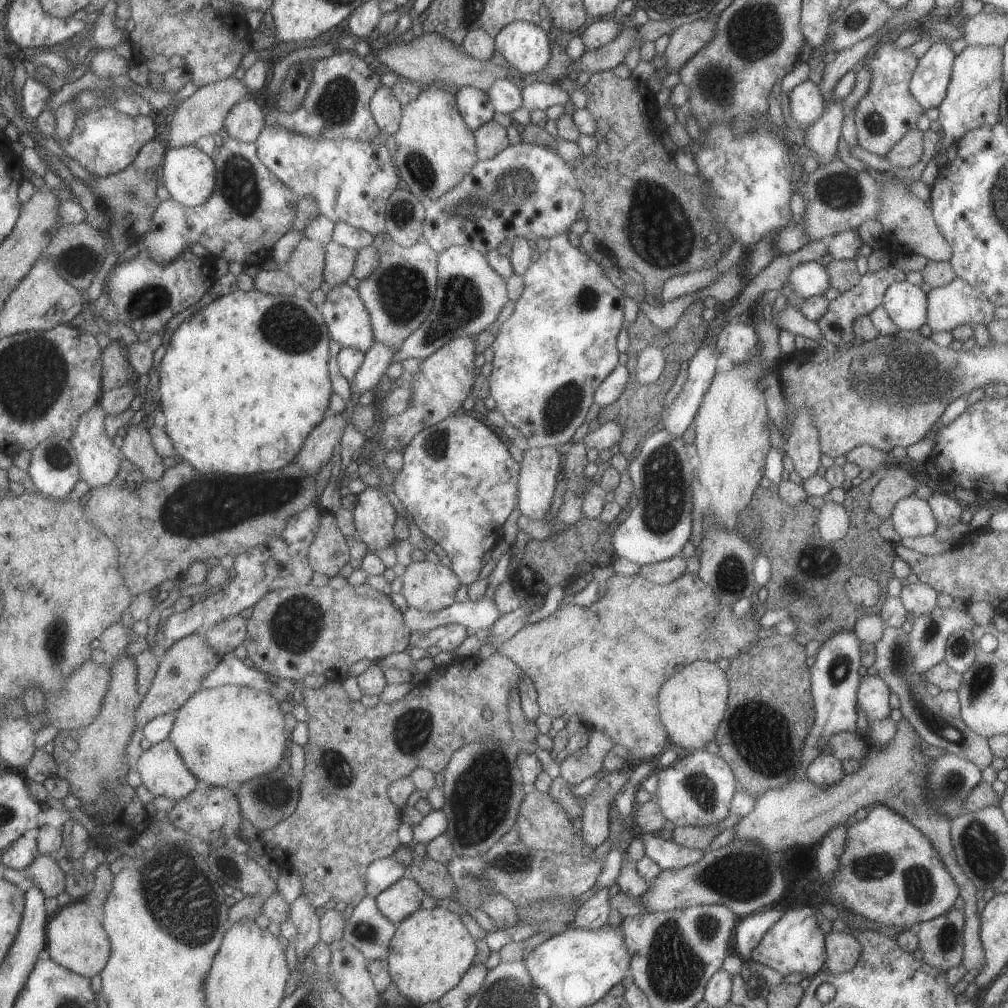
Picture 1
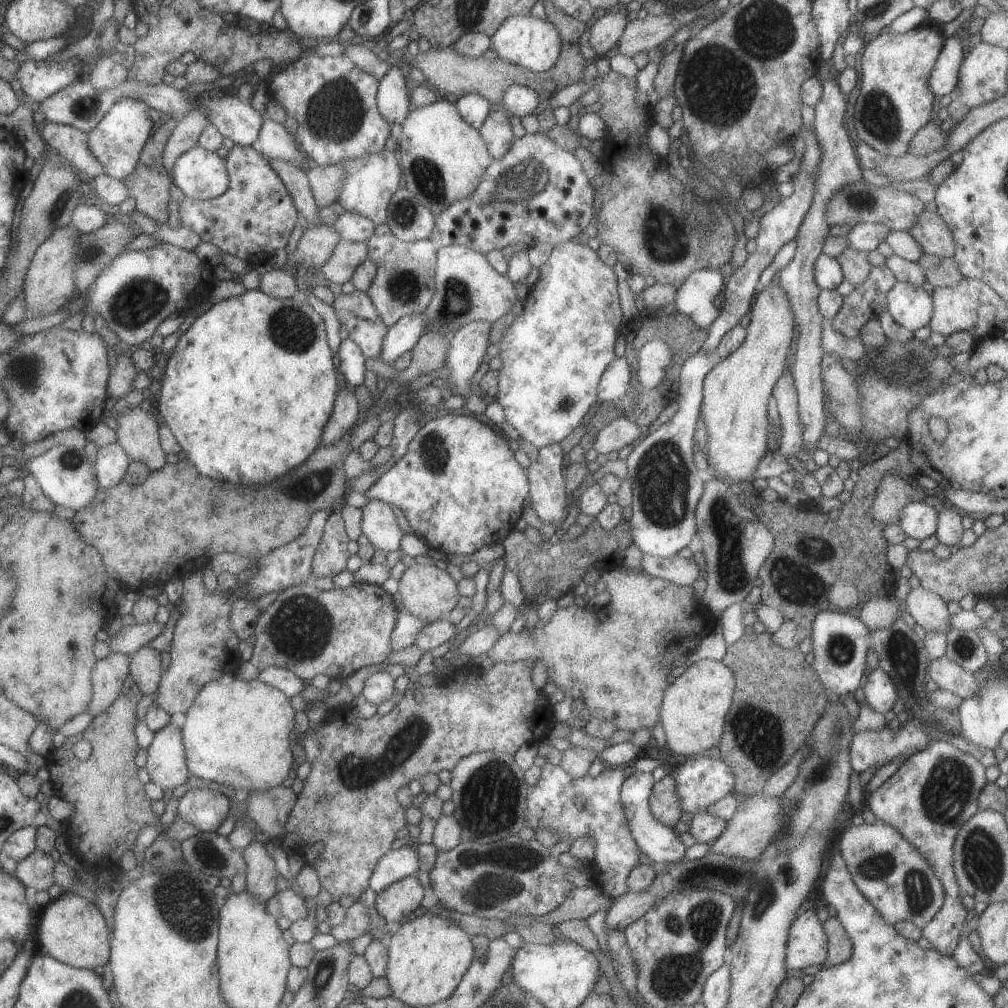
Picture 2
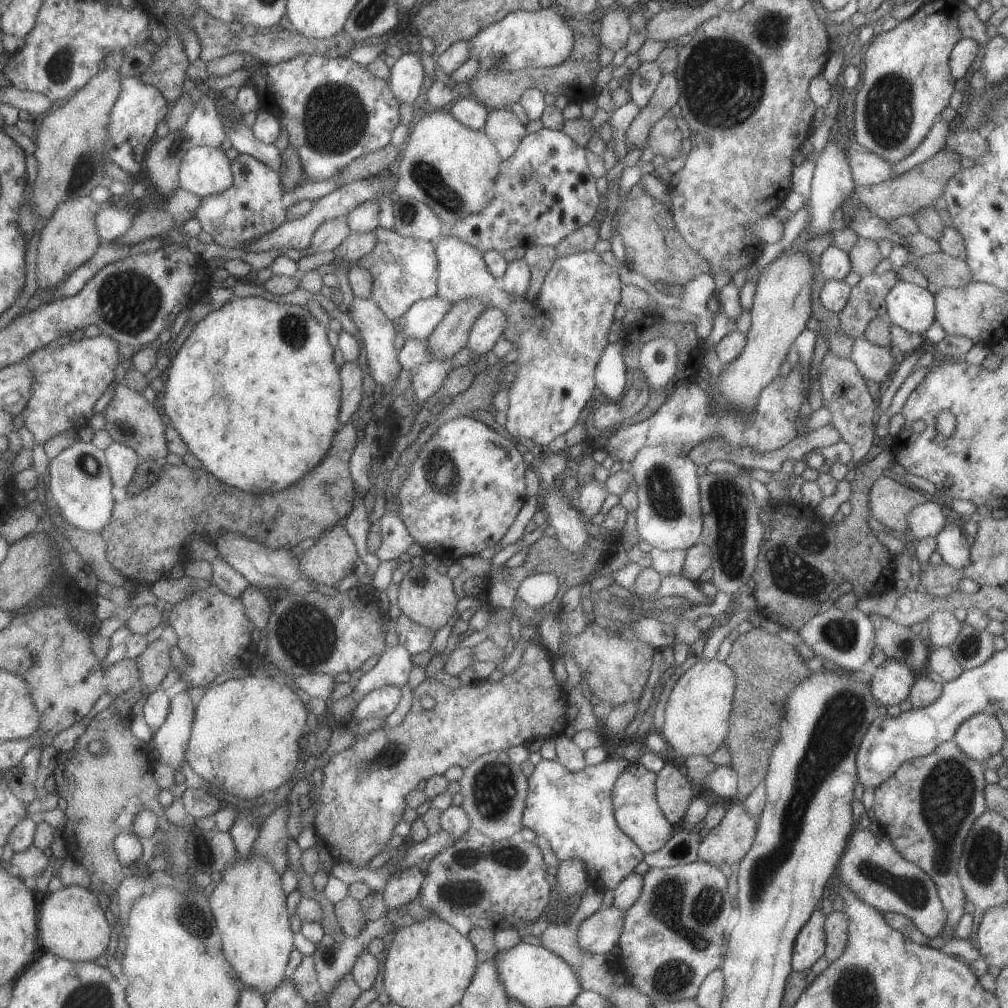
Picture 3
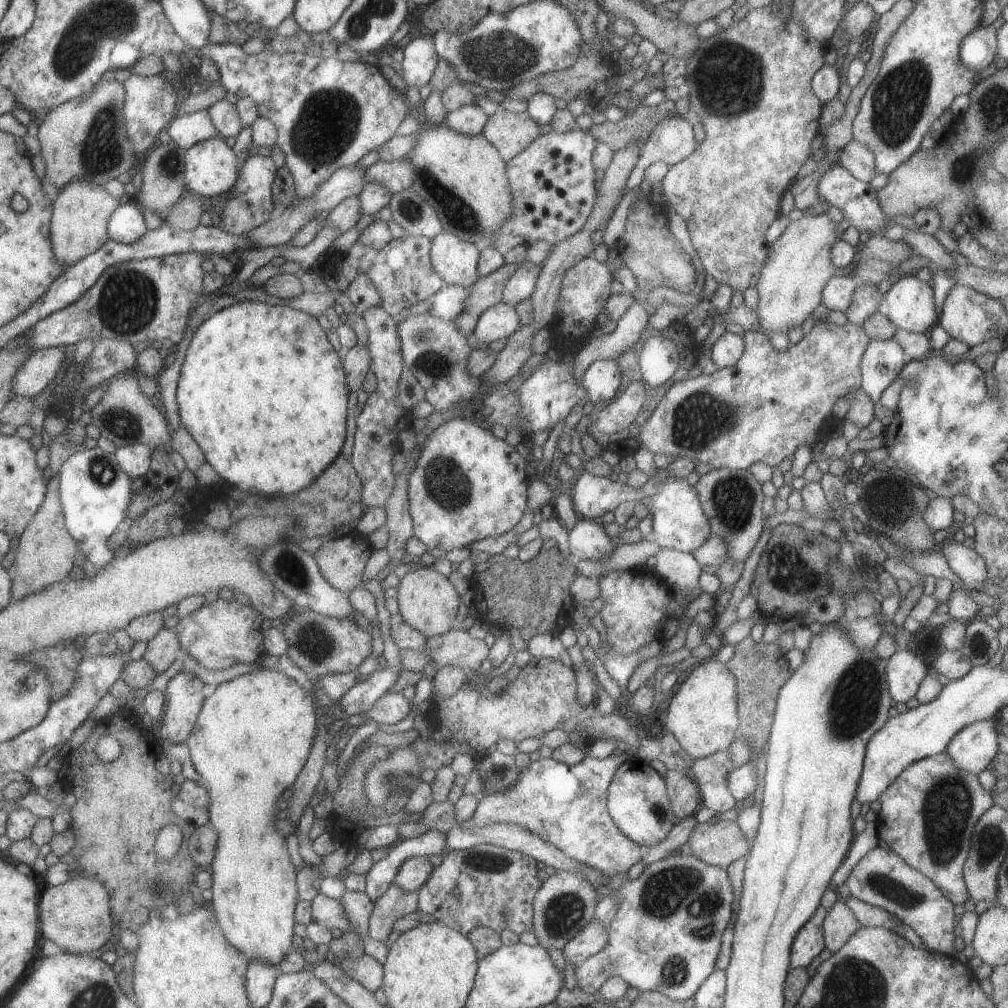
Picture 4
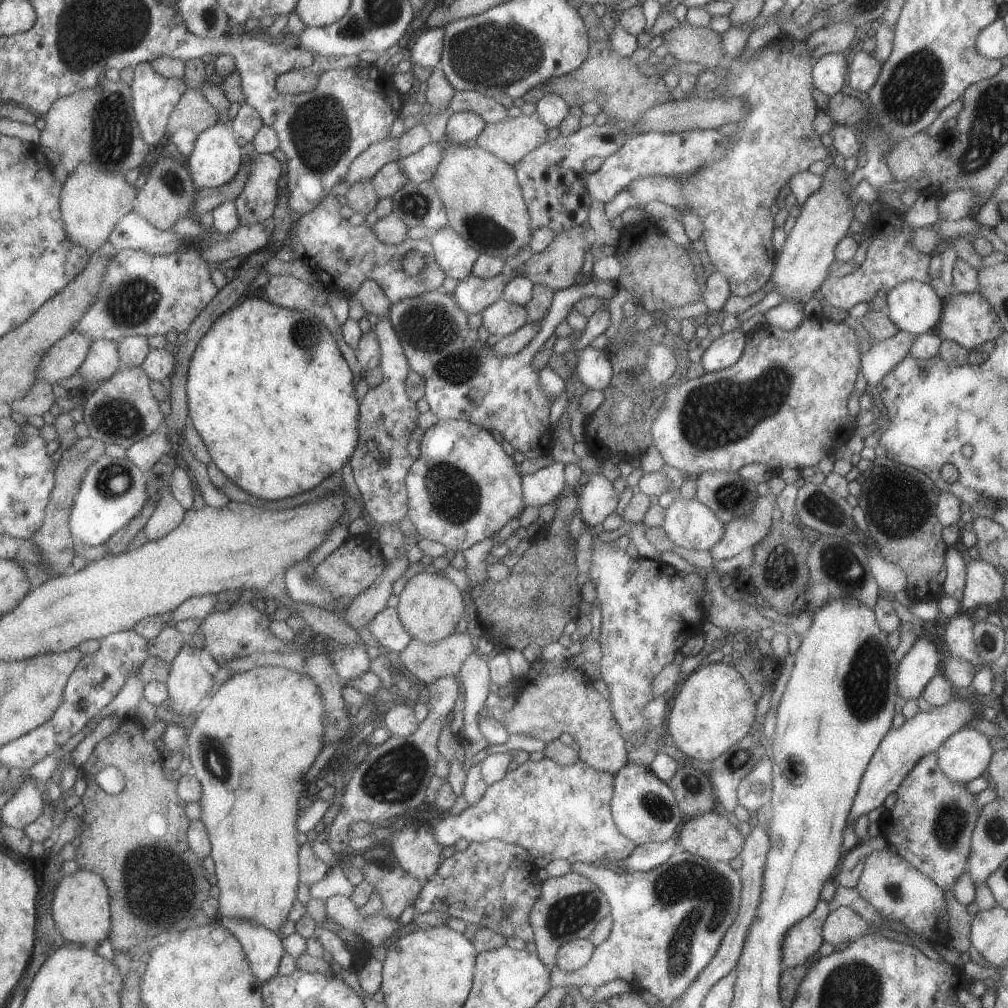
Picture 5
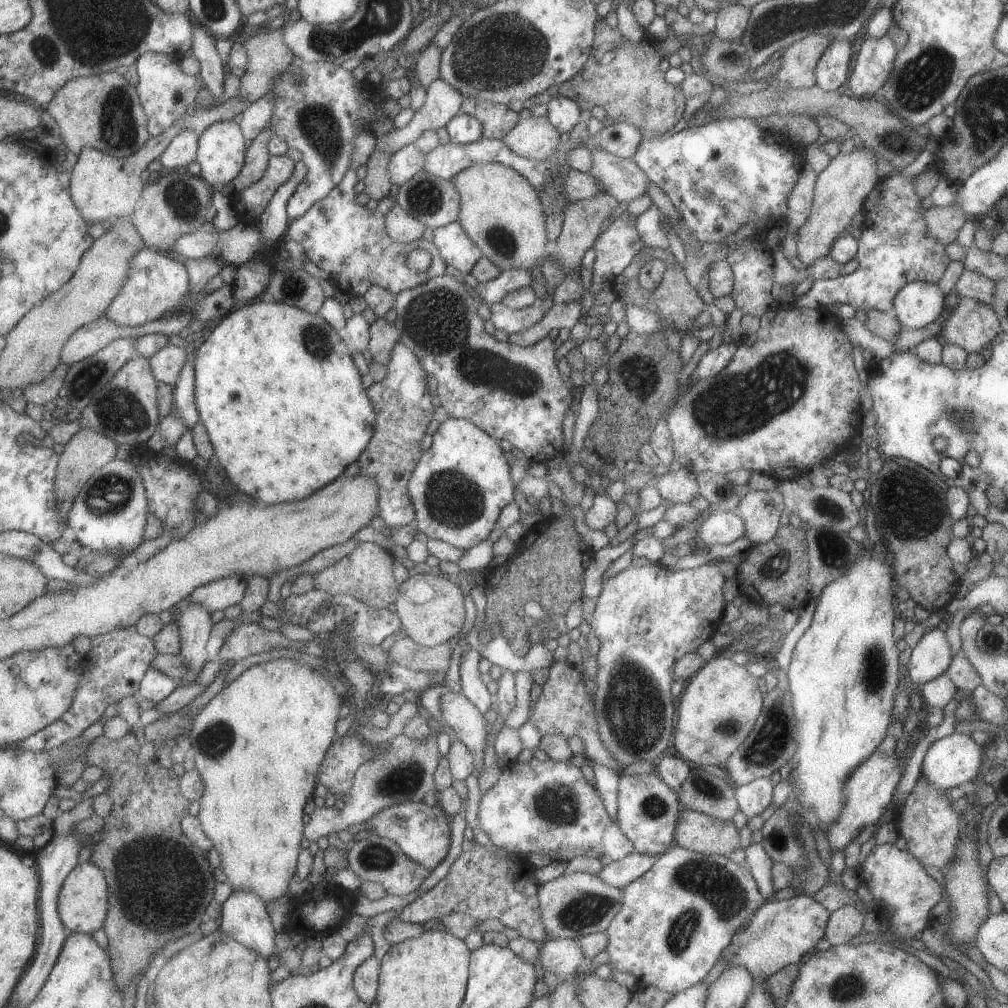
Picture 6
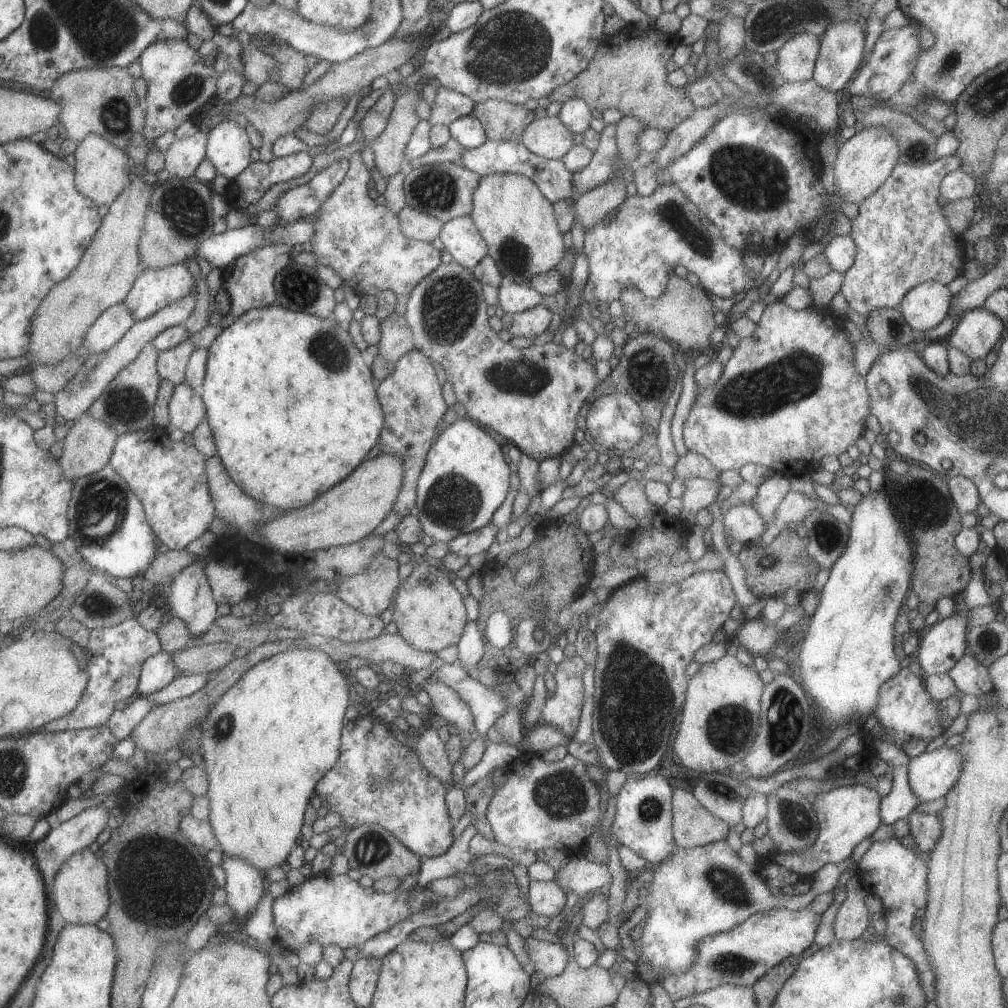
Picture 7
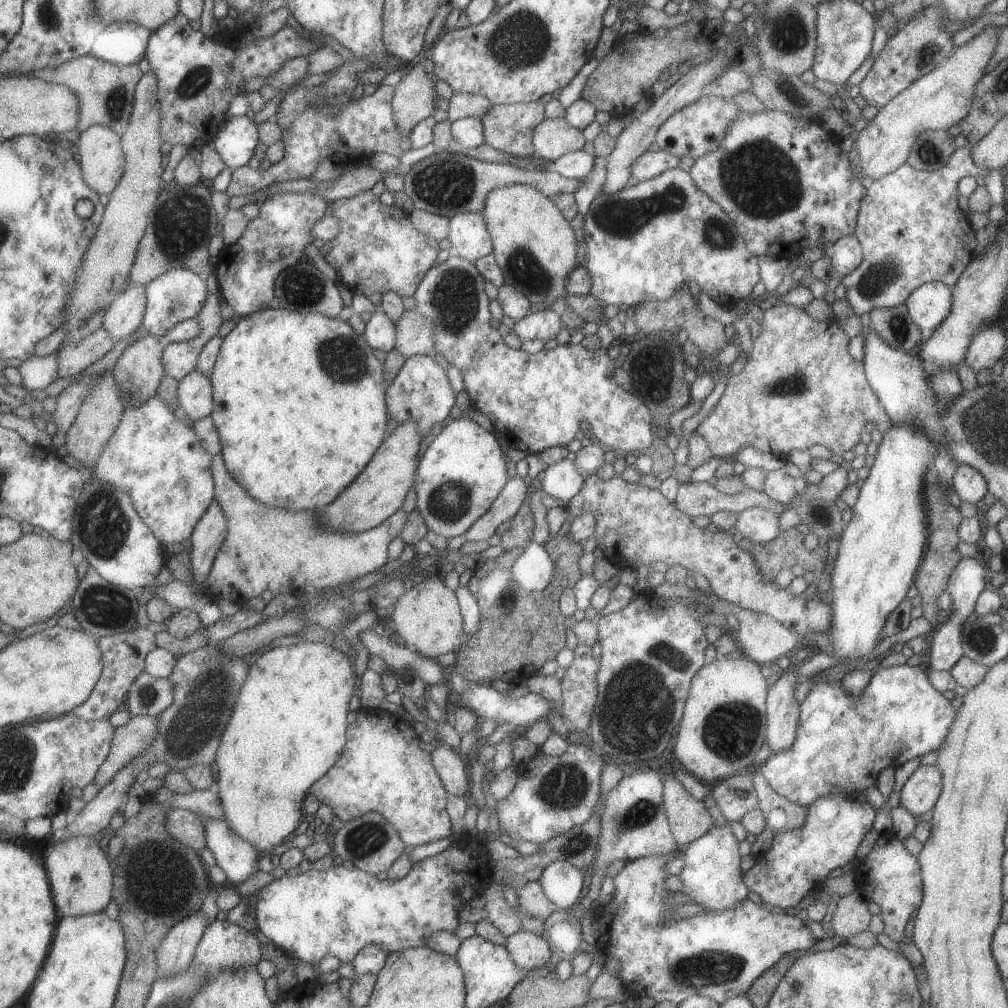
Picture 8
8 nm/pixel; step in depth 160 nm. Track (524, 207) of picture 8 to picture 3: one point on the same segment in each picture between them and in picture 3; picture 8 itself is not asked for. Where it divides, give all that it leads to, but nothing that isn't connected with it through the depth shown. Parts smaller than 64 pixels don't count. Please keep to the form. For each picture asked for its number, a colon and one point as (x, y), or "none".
3: (452, 169)
4: (462, 177)
5: (483, 201)
6: (499, 210)
7: (517, 223)

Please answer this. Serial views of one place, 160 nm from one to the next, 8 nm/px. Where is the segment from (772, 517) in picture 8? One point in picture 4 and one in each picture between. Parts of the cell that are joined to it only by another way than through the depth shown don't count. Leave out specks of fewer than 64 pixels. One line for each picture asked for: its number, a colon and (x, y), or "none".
4: (678, 522)
5: (688, 523)
6: (719, 527)
7: (741, 523)

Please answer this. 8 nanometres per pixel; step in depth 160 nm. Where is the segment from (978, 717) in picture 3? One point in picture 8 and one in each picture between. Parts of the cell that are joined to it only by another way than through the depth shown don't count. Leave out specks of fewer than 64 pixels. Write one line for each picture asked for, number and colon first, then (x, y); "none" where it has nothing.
4: (972, 748)
5: (965, 754)
6: (954, 760)
7: (930, 775)
8: (918, 794)

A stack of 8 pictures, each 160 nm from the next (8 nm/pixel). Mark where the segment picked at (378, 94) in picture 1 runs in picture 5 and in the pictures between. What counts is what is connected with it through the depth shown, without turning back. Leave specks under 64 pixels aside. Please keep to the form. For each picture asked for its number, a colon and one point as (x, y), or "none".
2: (392, 100)
3: (406, 76)
4: (419, 60)
5: (425, 52)

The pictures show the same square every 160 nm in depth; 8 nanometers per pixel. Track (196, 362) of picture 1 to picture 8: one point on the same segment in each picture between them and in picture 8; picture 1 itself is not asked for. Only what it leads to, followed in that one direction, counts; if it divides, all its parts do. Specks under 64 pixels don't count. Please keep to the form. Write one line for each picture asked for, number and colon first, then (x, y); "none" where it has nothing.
2: (248, 388)
3: (253, 391)
4: (265, 430)
5: (268, 391)
6: (276, 389)
7: (291, 405)
8: (298, 398)

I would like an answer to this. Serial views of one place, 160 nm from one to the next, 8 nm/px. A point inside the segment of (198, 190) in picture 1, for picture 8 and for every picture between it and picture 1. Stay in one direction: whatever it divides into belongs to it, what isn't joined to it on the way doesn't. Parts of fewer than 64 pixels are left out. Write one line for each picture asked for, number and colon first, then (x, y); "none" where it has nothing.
2: (200, 174)
3: (203, 170)
4: (210, 168)
5: (216, 157)
6: (221, 146)
7: (227, 145)
8: (235, 138)

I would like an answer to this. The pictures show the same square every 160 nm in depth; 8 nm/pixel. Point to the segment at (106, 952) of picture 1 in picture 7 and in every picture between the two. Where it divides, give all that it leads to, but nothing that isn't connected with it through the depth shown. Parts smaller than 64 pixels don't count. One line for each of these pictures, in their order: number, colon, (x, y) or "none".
2: (71, 930)
3: (71, 925)
4: (75, 915)
5: (80, 908)
6: (82, 901)
7: (79, 889)

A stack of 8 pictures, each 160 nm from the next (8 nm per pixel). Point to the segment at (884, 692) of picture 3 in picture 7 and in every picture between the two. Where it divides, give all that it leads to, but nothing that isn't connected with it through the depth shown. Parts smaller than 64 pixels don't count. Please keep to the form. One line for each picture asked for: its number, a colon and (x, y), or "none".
4: (904, 670)
5: (921, 662)
6: (930, 656)
7: (941, 645)

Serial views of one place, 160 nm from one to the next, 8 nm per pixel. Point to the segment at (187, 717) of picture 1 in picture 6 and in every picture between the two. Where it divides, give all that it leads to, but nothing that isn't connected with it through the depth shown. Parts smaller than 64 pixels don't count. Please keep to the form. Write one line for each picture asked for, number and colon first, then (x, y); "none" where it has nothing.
2: (237, 734)
3: (243, 740)
4: (251, 738)
5: (251, 743)
6: (257, 745)

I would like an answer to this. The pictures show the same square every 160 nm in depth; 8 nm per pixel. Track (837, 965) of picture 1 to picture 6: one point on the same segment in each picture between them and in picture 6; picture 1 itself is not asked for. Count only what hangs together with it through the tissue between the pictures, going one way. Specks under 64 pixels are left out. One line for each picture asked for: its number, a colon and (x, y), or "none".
2: (839, 947)
3: (835, 926)
4: (839, 923)
5: (842, 924)
6: (843, 923)

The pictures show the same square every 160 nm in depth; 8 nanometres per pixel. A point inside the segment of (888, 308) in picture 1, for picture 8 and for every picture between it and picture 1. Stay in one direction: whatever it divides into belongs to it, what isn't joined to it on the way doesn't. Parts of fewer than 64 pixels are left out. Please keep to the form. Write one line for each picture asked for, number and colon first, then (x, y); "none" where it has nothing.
2: (910, 306)
3: (908, 306)
4: (909, 301)
5: (914, 307)
6: (917, 304)
7: (923, 306)
8: (928, 305)

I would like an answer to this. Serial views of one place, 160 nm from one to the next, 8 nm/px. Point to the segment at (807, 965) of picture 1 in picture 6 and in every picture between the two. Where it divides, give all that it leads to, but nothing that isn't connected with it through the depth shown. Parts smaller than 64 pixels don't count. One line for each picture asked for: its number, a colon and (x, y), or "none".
2: (806, 942)
3: (809, 944)
4: (809, 941)
5: (801, 940)
6: (778, 933)

